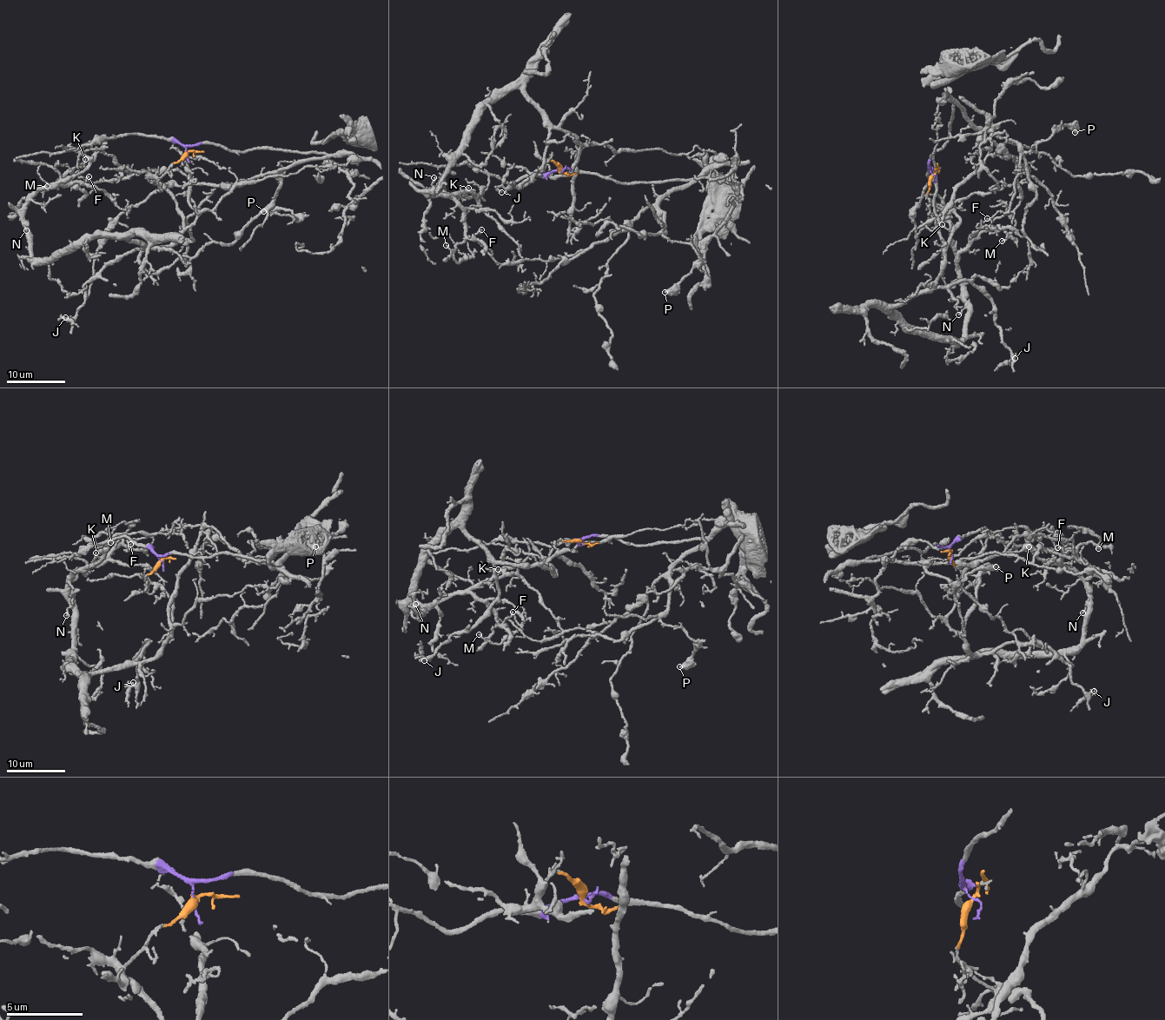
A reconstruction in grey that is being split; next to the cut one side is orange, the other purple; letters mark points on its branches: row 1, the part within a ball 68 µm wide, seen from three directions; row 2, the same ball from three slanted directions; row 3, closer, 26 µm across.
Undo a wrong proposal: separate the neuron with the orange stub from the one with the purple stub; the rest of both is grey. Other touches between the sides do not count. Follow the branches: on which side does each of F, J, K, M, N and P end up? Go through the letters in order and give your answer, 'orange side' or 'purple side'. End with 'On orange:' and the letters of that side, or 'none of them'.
F: orange side
J: orange side
K: orange side
M: orange side
N: orange side
P: purple side
On orange: F, J, K, M, N

